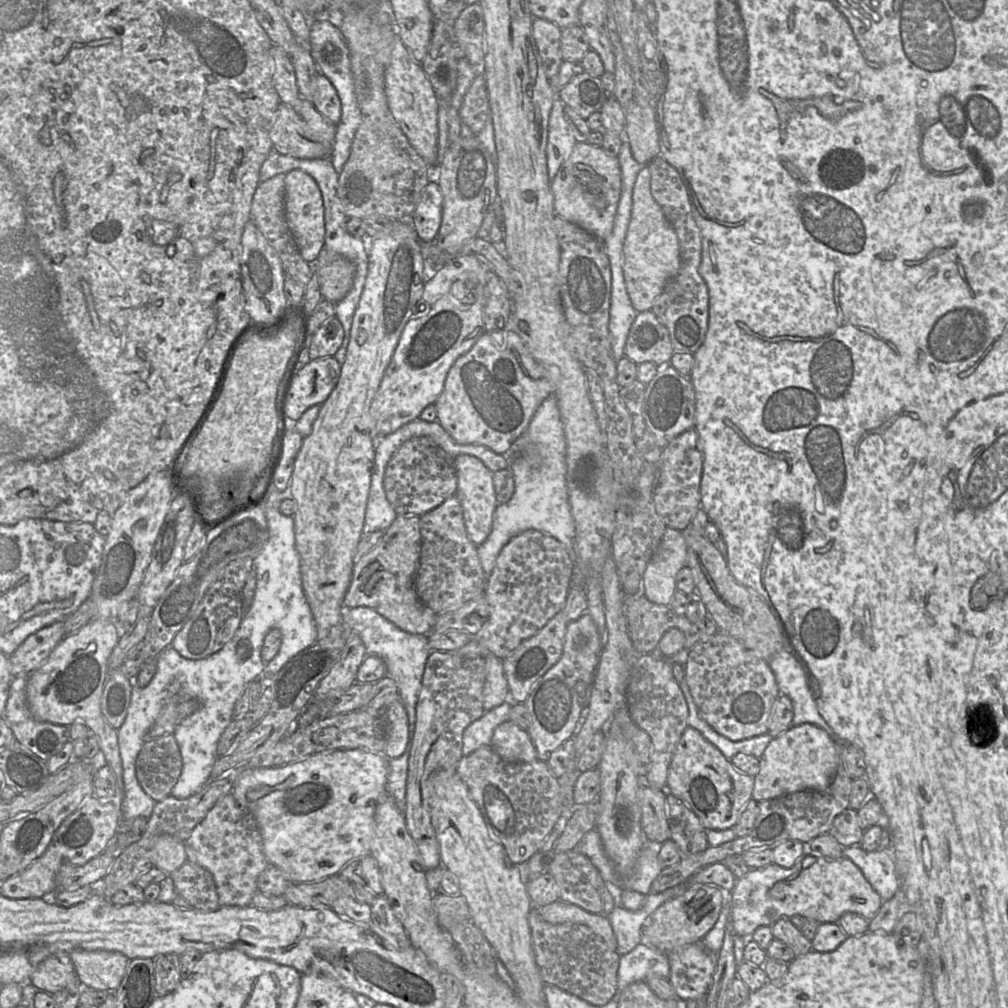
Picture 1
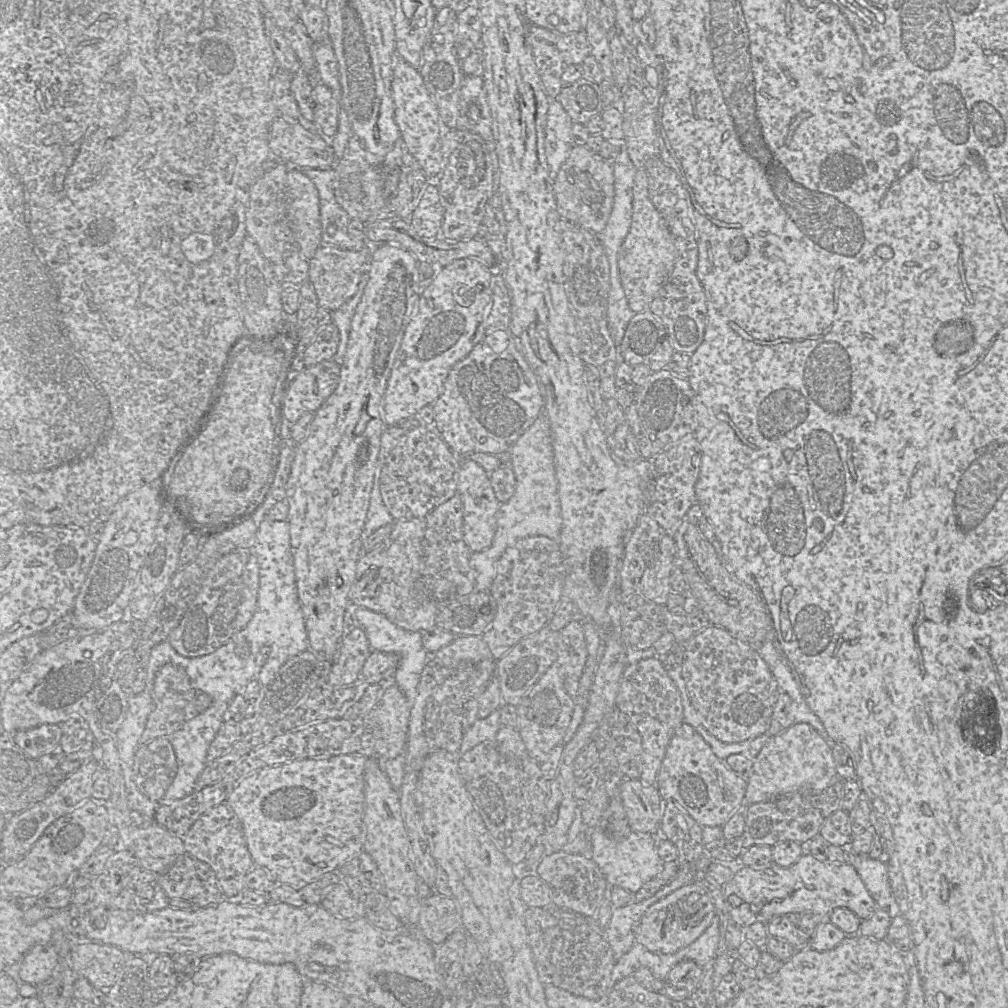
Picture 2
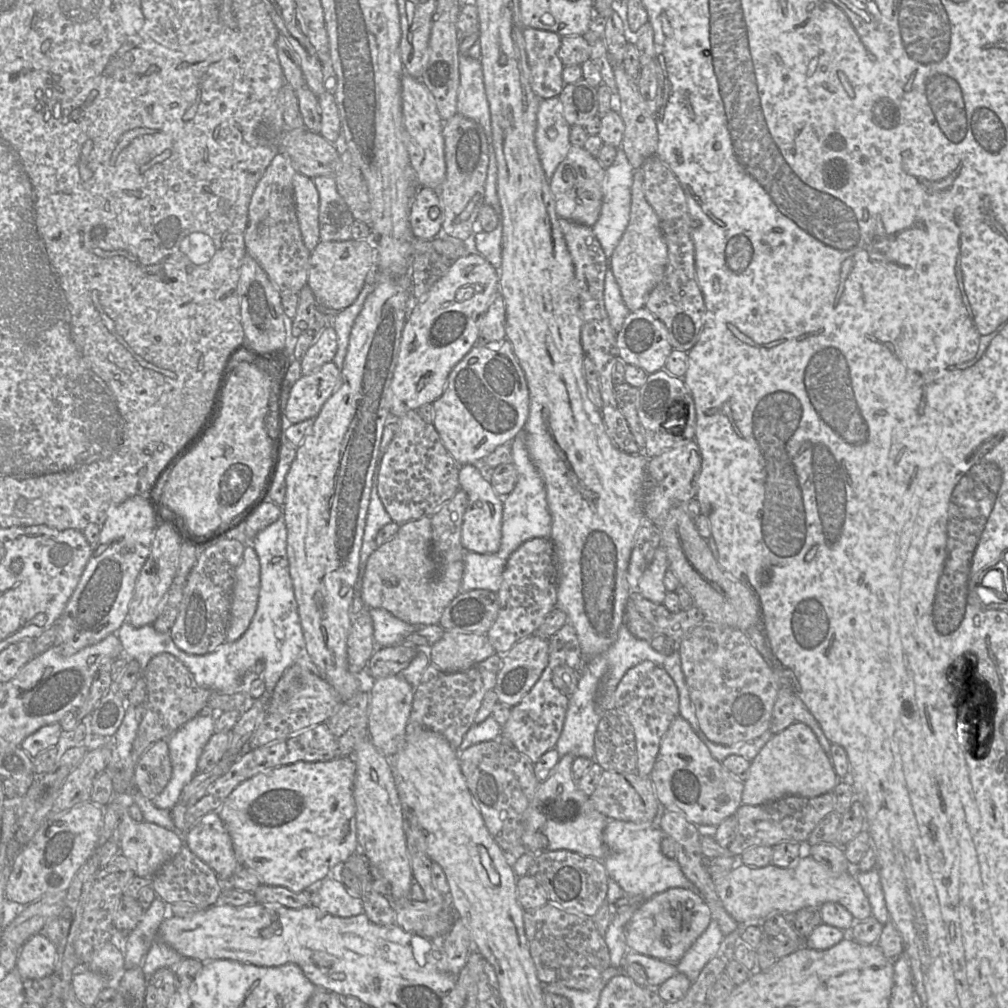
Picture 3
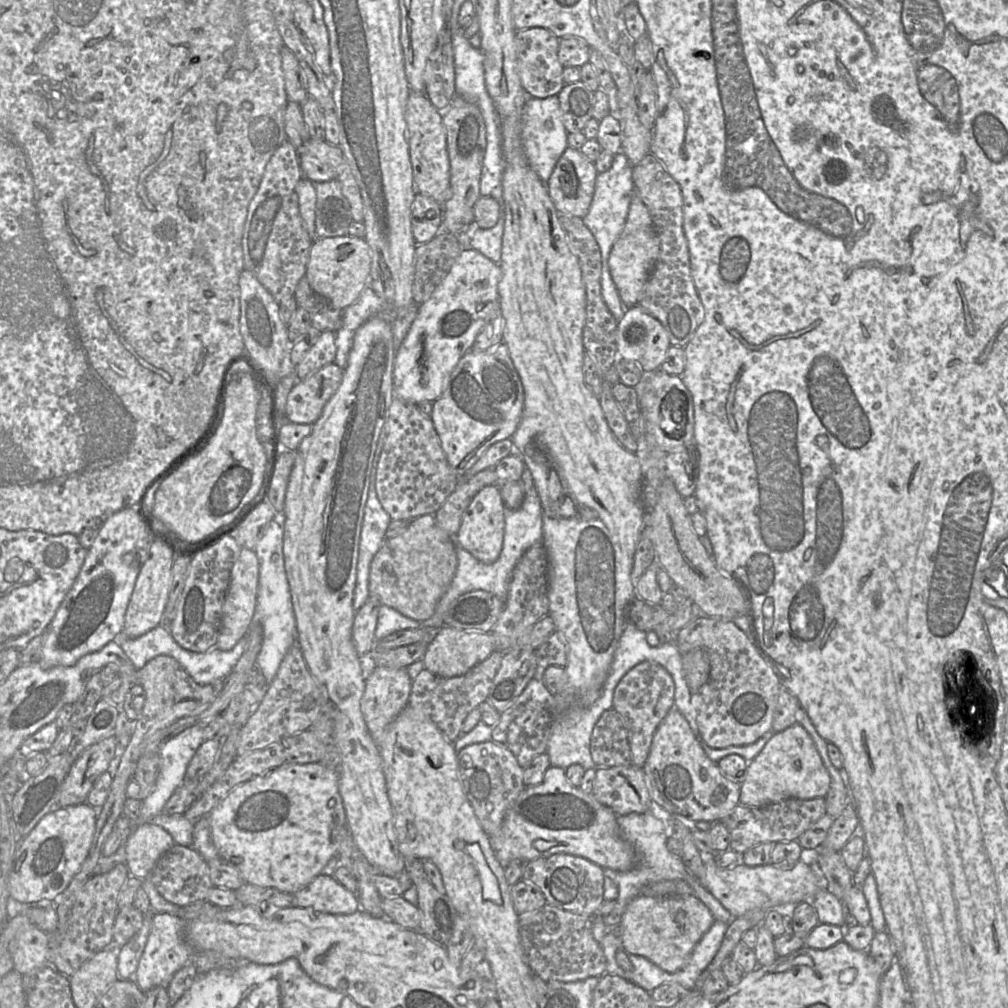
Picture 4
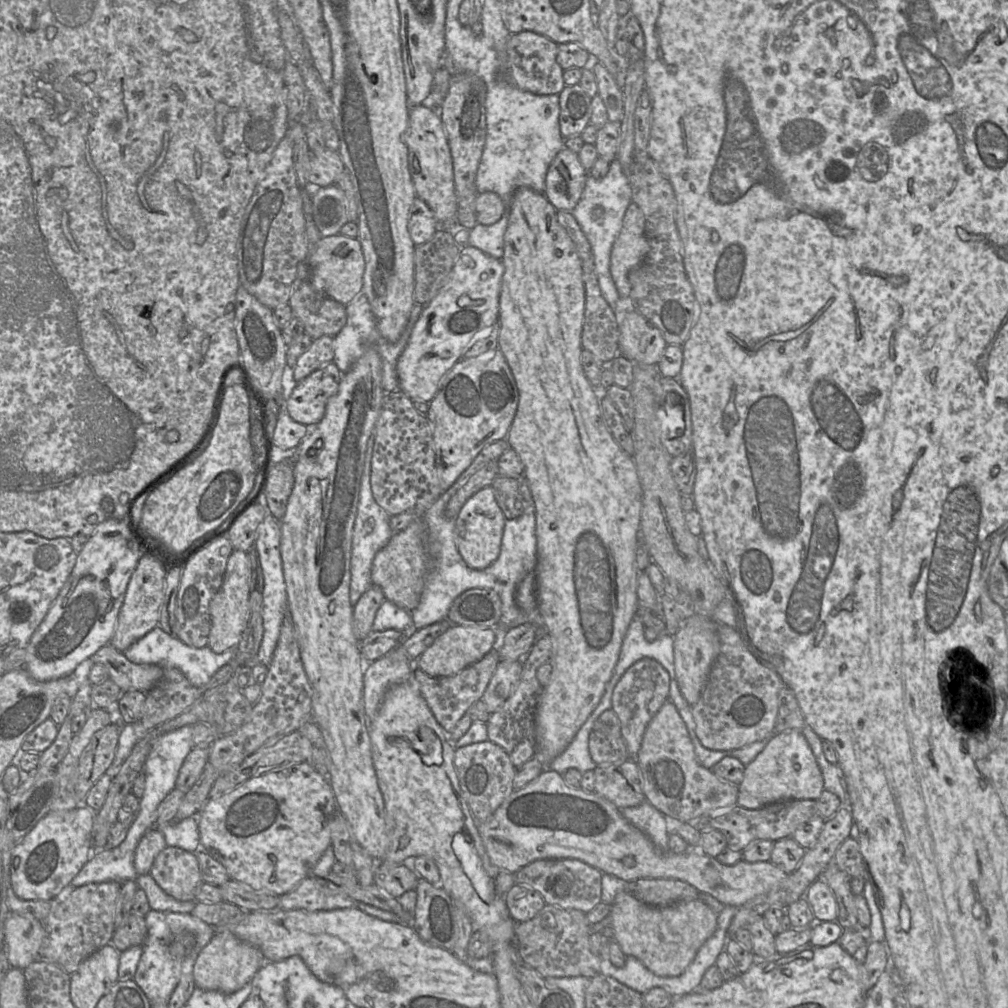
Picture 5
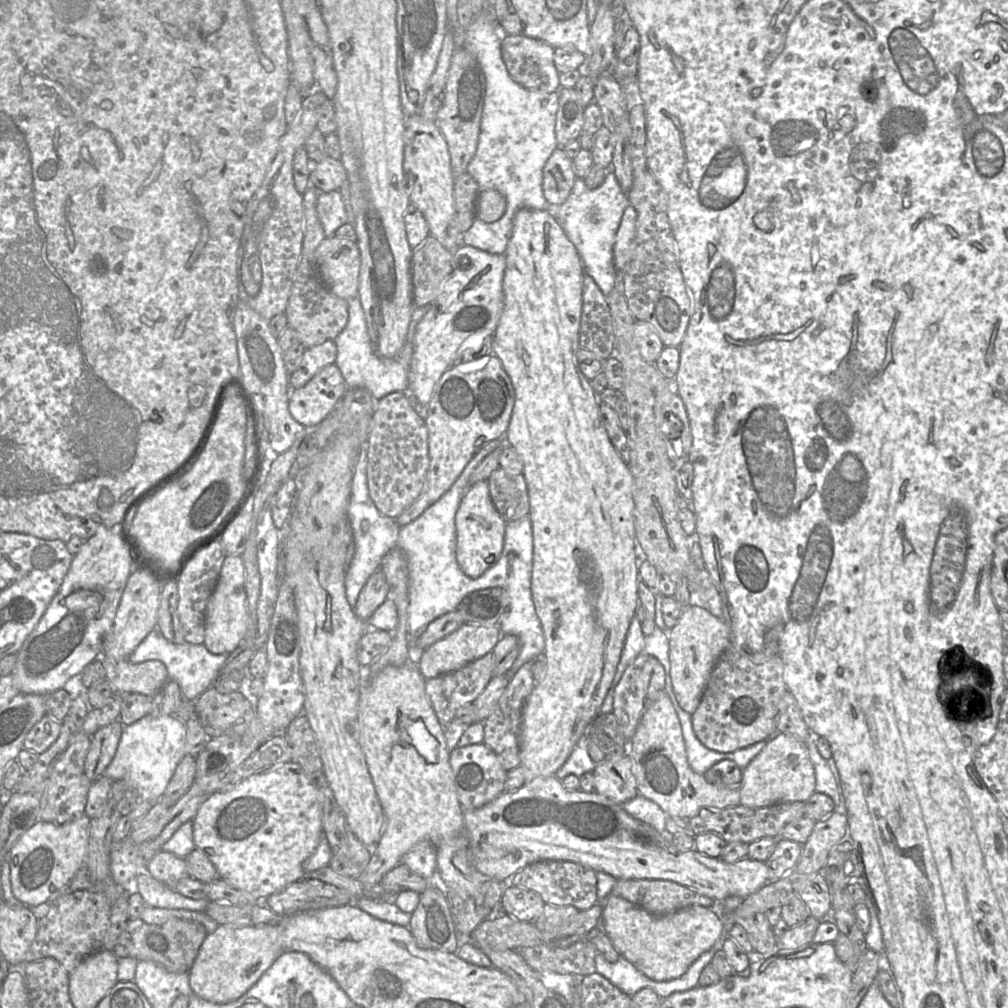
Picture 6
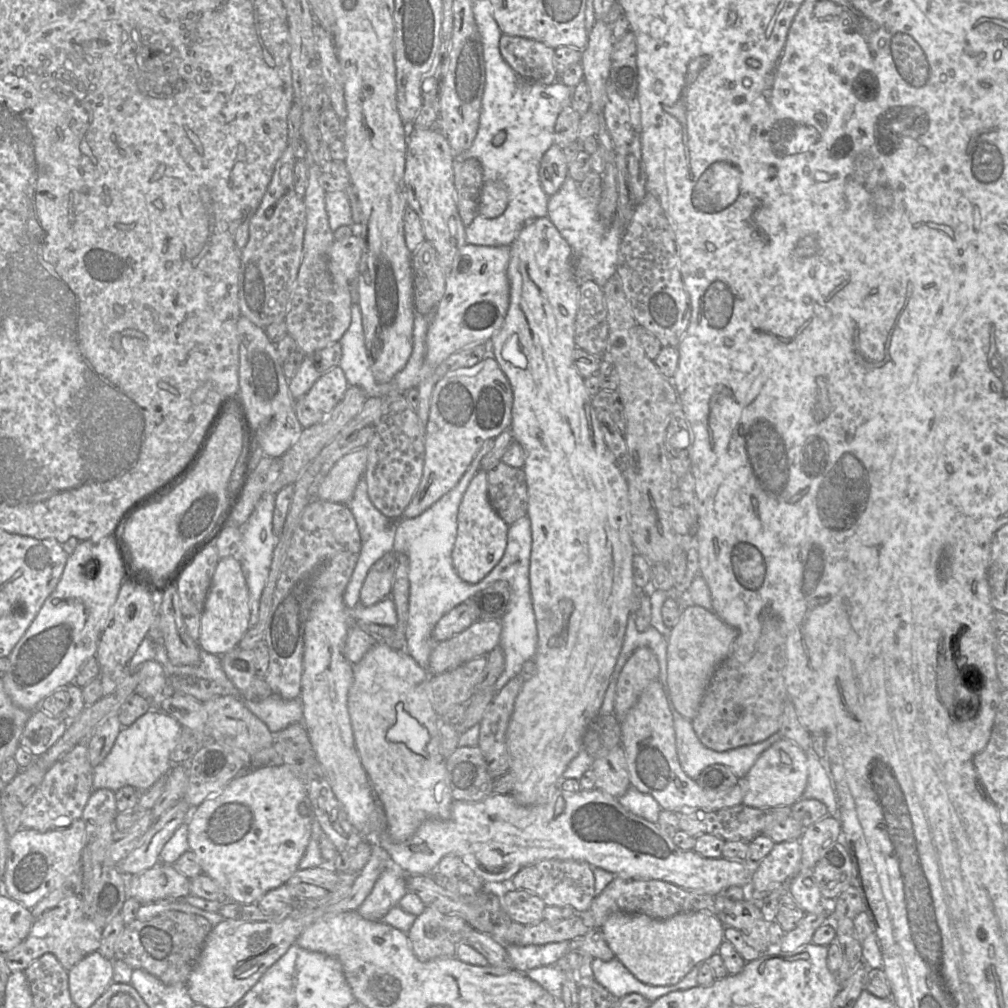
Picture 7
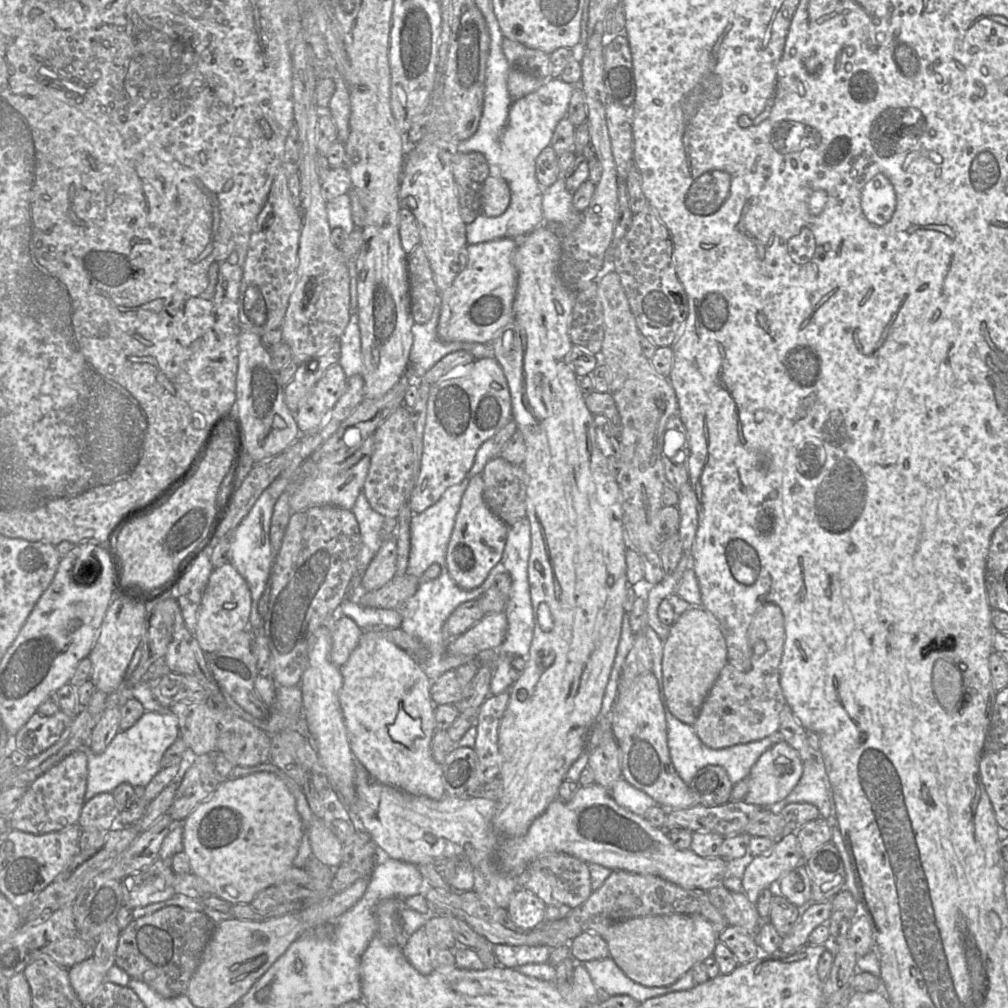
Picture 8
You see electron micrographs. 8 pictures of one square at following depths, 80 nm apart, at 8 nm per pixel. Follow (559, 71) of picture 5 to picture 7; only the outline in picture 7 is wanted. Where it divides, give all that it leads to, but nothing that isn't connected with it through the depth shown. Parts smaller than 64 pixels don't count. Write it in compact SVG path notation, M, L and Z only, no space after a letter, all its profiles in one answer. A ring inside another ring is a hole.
M506 34L501 36L499 49L504 61L525 82L550 85L558 80L553 65L555 49L539 41Z

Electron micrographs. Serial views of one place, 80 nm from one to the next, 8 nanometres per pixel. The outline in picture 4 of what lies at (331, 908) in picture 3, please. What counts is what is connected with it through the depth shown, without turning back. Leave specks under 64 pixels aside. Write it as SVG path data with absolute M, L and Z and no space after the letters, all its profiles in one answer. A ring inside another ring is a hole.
M323 874L293 893L293 906L329 914L352 914L361 909L357 894L346 889L334 876Z

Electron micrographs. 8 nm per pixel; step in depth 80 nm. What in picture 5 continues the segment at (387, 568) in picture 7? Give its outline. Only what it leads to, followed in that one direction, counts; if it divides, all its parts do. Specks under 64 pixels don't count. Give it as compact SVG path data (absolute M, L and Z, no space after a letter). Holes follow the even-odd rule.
M372 584L354 606L352 628L359 642L373 631L376 613L384 601L385 596L381 588Z

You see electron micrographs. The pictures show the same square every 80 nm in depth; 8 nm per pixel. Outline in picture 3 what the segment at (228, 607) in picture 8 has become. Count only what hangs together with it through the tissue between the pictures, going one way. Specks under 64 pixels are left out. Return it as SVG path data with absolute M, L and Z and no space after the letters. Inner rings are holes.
M246 544L242 559L235 570L226 642L237 640L247 630L257 607L260 588L260 563L250 544Z

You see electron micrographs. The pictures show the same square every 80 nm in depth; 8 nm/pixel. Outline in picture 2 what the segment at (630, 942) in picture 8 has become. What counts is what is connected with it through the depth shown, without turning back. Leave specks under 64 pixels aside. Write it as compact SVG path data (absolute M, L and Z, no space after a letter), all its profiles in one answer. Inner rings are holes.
M690 883L651 905L635 932L635 943L654 953L670 954L690 945L710 925L715 909L710 896L699 883Z

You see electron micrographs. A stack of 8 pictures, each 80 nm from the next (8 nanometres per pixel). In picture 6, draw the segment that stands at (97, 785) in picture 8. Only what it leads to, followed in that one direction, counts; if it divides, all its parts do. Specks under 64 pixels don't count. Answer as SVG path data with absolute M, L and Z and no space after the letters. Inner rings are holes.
M147 714L123 726L116 753L103 776L112 781L124 780L130 789L137 791L140 800L154 805L163 797L177 765L186 756L185 743L185 722L174 715Z

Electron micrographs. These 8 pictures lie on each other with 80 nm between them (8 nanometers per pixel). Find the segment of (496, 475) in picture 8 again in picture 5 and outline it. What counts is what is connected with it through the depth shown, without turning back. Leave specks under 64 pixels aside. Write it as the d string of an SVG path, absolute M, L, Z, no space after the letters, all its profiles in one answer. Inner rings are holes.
M498 474L492 482L492 488L496 502L506 519L521 516L528 507L534 504L524 475L511 478Z

